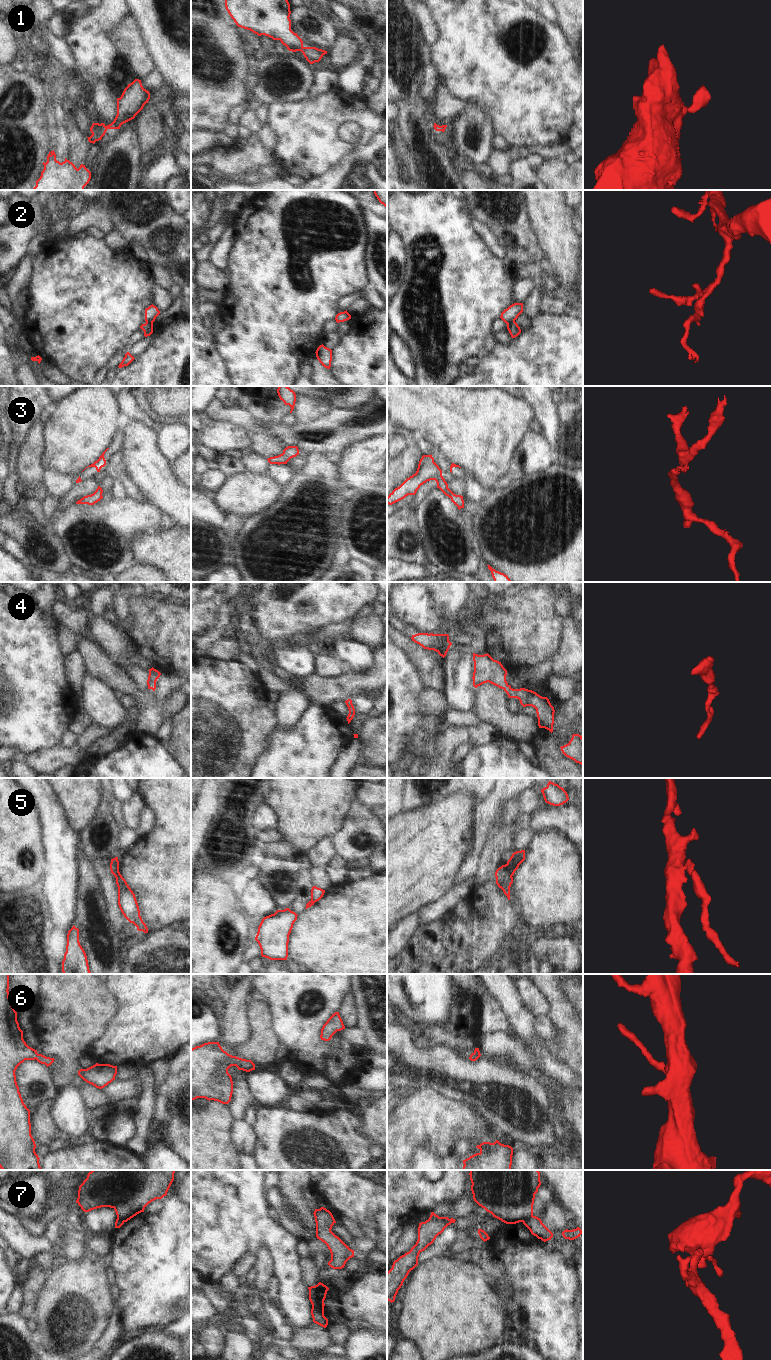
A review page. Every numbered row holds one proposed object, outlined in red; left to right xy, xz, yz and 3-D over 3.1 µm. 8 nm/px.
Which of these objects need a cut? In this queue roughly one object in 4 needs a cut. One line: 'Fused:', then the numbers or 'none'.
Fused: 2, 5, 7

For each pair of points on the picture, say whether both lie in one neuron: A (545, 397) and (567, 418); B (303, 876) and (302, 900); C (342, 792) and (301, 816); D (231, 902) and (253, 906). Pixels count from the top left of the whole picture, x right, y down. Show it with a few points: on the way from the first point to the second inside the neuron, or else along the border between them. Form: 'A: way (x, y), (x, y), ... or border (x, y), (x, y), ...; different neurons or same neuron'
A: border (557, 407), (560, 432); different neurons
B: way (304, 882), (307, 894); same neuron
C: way (332, 792), (325, 792), (311, 806); same neuron
D: border (239, 895), (242, 910), (249, 918); different neurons

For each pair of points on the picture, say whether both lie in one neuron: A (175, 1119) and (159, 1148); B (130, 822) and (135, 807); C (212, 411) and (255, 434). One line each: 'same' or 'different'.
A: different
B: same
C: same

